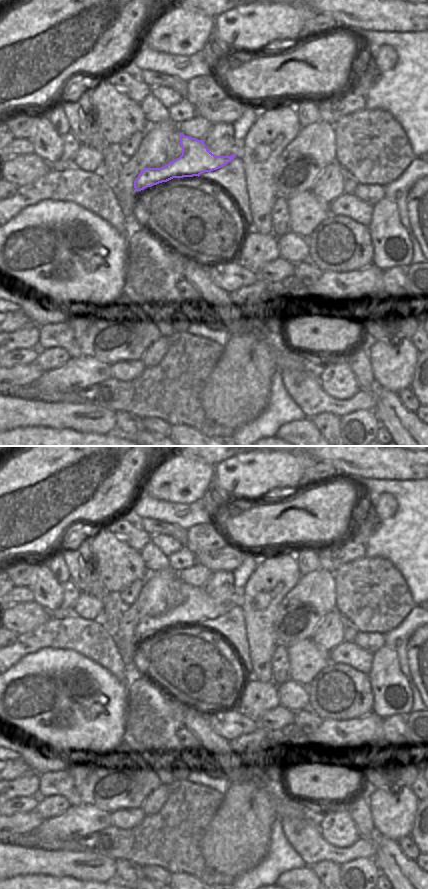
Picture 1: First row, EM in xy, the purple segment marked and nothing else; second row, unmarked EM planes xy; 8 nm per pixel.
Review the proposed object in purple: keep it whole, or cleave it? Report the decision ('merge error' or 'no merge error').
no merge error

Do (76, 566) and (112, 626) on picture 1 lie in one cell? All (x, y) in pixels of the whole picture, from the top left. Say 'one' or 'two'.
one

